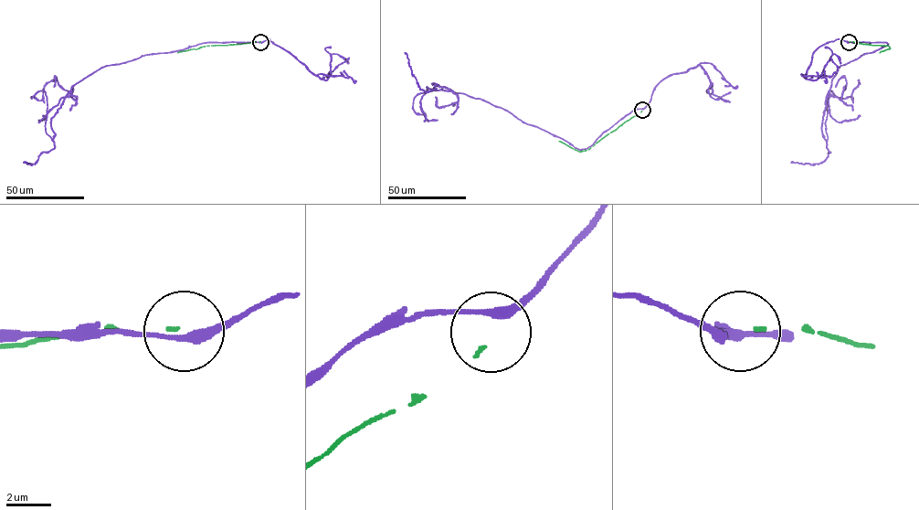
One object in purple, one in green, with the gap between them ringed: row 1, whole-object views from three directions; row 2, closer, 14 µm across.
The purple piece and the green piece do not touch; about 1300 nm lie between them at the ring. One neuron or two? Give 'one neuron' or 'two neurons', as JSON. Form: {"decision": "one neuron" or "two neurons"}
{"decision": "two neurons"}

